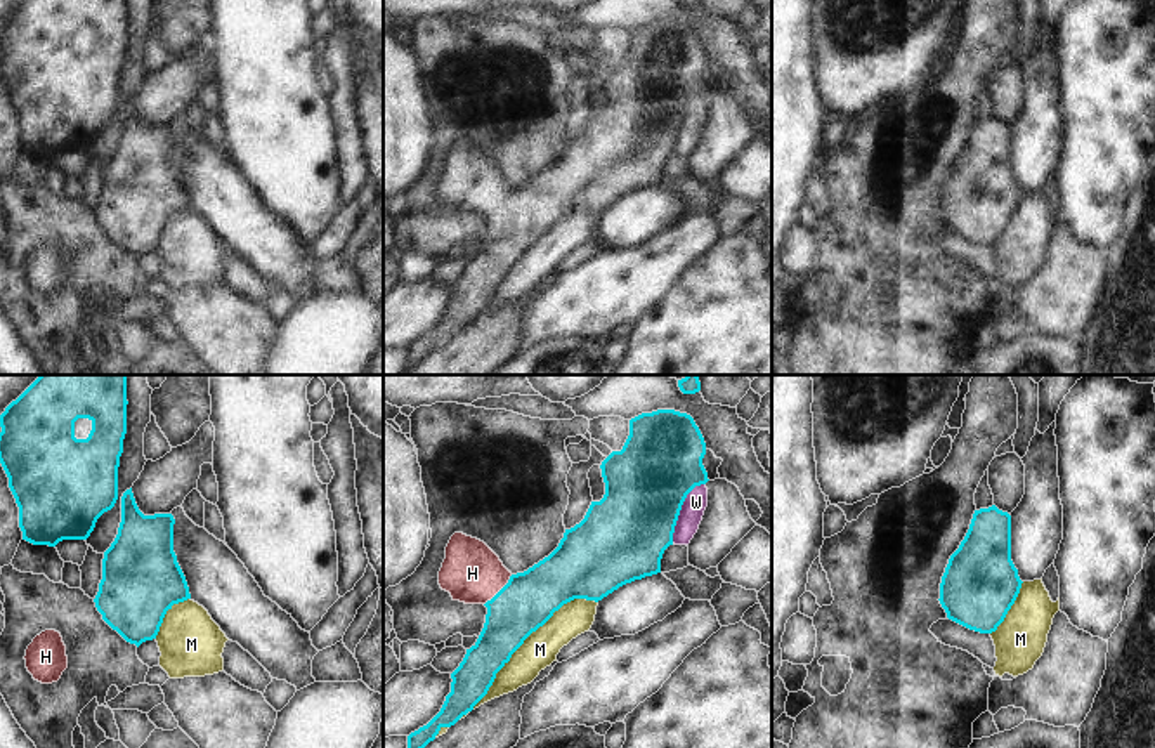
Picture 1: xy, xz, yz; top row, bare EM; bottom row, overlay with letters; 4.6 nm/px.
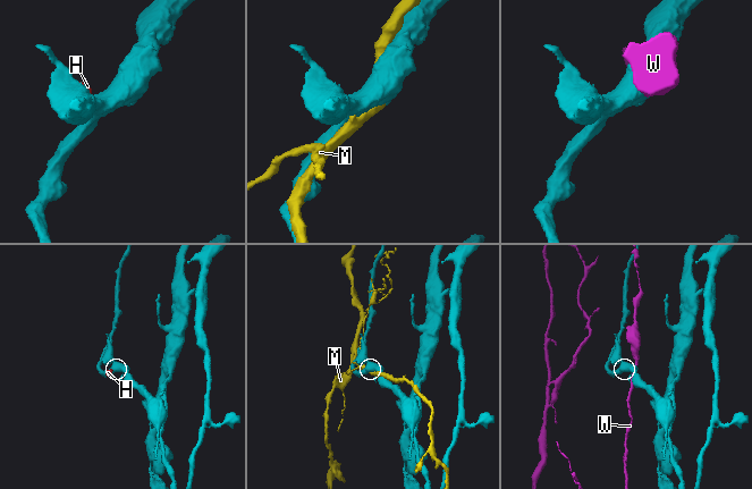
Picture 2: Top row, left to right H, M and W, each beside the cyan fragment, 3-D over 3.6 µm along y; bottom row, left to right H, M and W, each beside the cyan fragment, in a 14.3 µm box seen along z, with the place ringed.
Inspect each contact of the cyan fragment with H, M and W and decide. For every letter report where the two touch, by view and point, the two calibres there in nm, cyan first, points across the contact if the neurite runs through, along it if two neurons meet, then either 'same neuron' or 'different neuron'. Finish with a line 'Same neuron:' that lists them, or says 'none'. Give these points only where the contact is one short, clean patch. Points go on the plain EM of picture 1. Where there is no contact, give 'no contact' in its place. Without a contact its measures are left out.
H: contact xz (500, 202); calibres 260 and 280 nm; way xz (528, 212), (512, 212), (500, 202), (472, 184); same neuron
M: contact xz (526, 249); calibres 260 and 170 nm; different neuron
W: contact xz (680, 120); calibres 380 and 110 nm; different neuron
Same neuron: H

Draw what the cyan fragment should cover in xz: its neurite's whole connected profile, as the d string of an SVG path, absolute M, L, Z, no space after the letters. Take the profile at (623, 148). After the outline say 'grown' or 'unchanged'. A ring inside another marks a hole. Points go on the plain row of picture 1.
M675 21L642 24L630 31L630 47L623 61L612 62L600 76L604 109L591 113L584 130L565 141L558 158L527 182L512 186L484 153L463 144L451 148L439 196L453 212L484 215L486 234L477 253L451 285L451 304L440 323L408 347L406 371L434 352L442 338L454 337L472 323L512 266L564 215L574 210L598 213L626 194L661 184L661 170L673 156L687 106L709 92L702 76L704 66L704 49L690 26Z; grown

